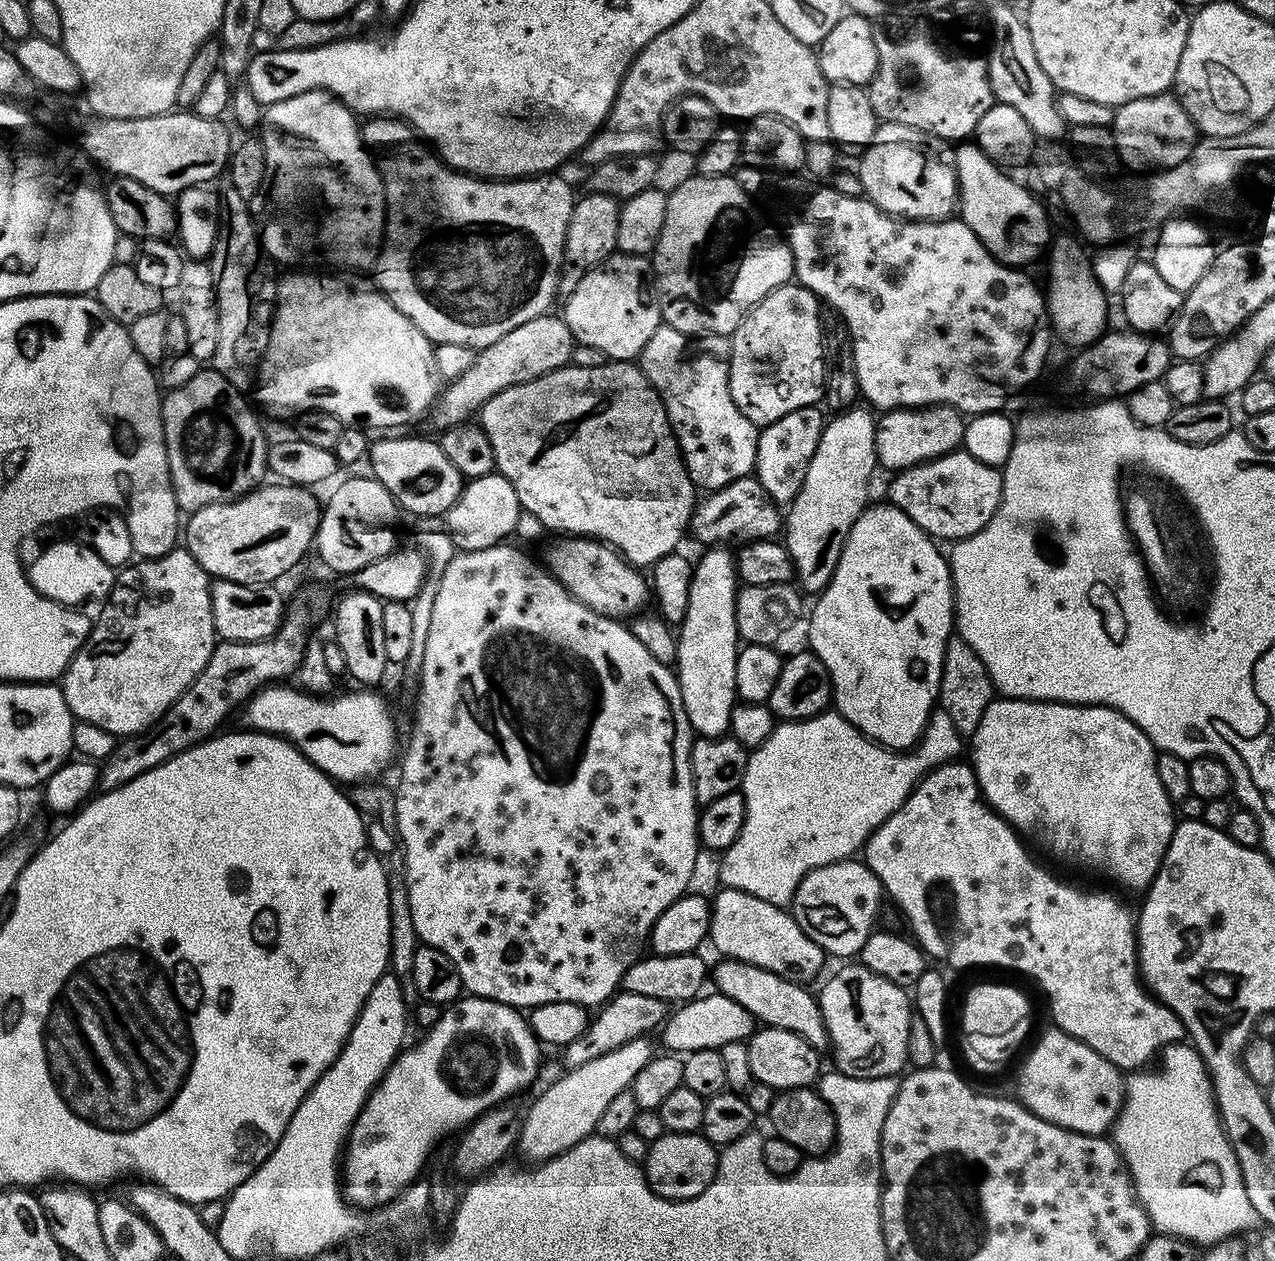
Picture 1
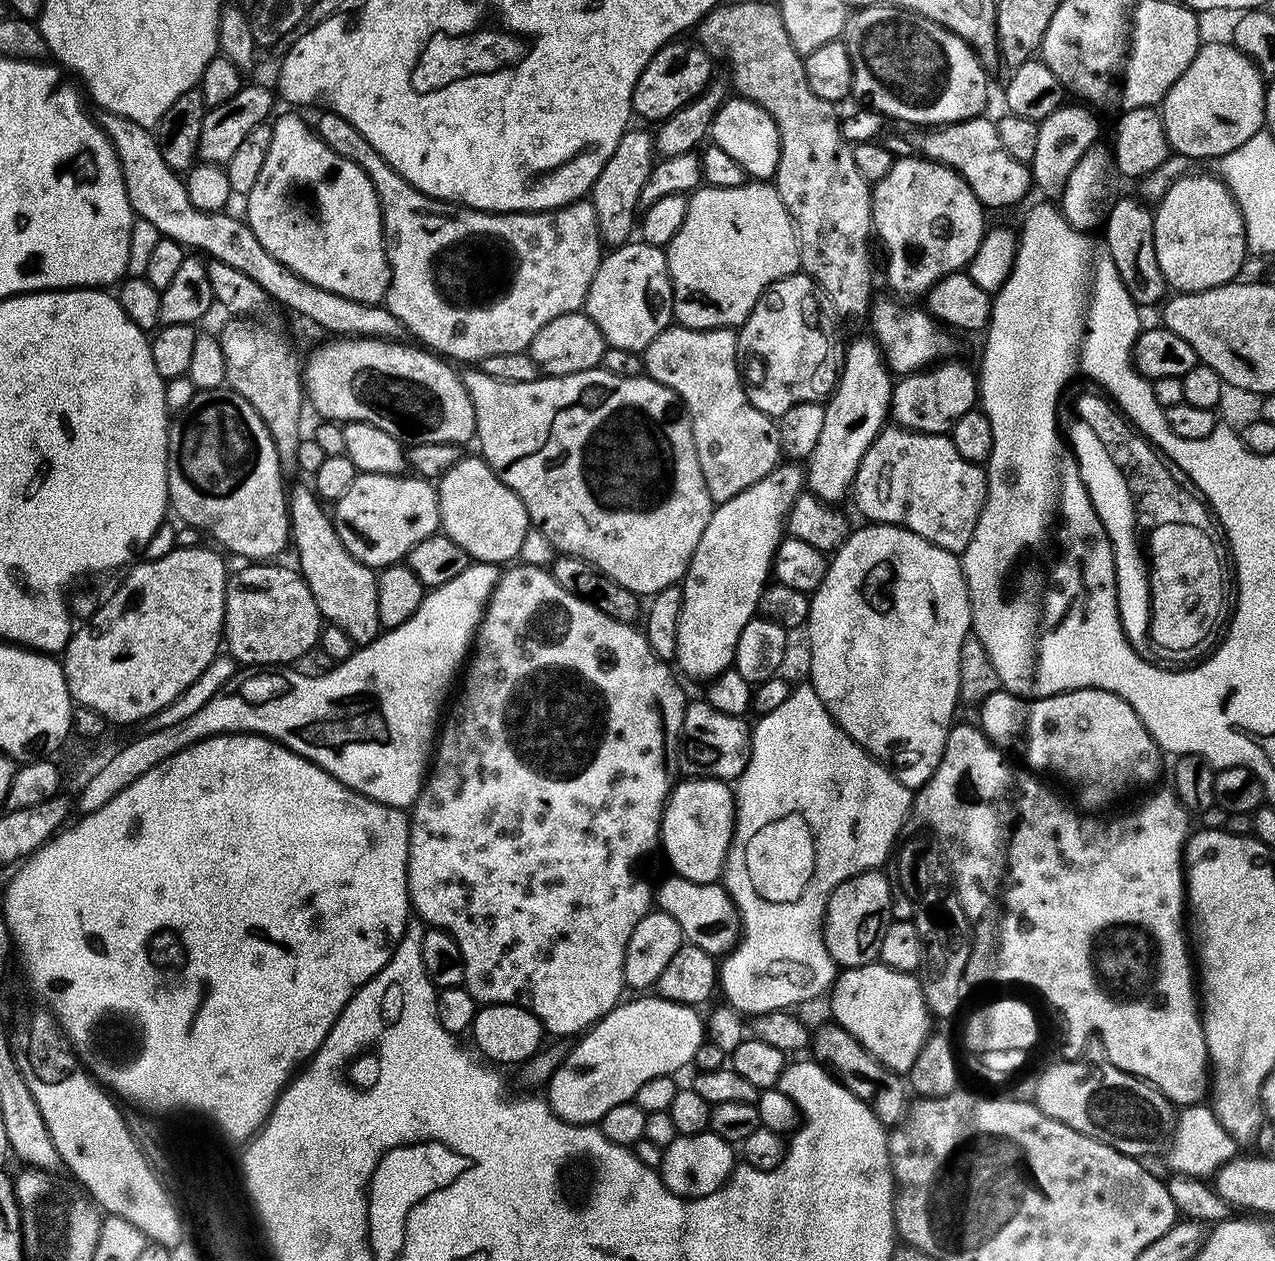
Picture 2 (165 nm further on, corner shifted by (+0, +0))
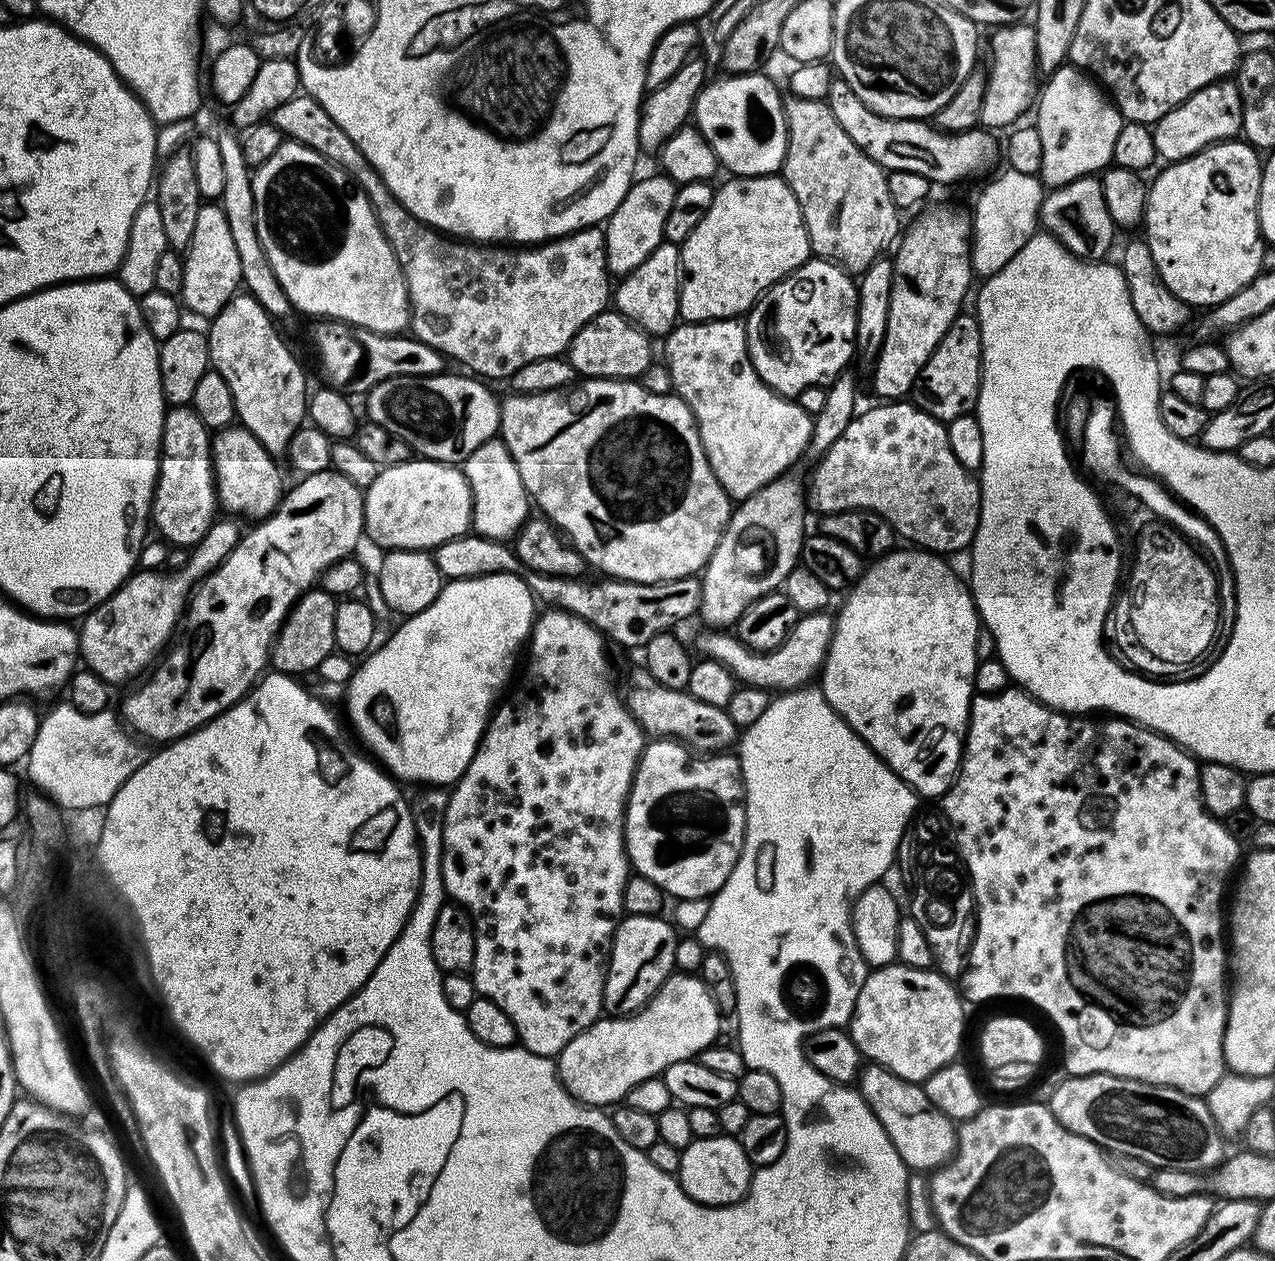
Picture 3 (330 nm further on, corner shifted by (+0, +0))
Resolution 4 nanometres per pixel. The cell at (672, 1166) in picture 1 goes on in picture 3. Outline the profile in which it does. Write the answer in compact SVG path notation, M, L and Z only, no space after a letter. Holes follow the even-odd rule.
M719 1134L693 1139L692 1144L681 1151L678 1179L691 1200L710 1208L721 1208L738 1203L748 1193L753 1171L754 1165L746 1158L739 1139L735 1135Z

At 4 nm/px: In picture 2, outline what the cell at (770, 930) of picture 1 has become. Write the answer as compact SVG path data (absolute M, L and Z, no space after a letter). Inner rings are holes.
M668 874L660 885L655 885L654 904L659 911L670 914L670 918L678 922L687 943L698 946L717 958L723 957L737 943L742 931L736 904L720 882L714 884L690 882L683 880L681 876Z

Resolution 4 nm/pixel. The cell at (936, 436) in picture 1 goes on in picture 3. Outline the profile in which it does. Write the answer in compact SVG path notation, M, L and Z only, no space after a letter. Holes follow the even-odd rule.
M961 314L957 316L952 329L944 335L942 342L938 342L938 346L934 350L934 354L930 354L926 366L922 366L916 384L910 393L911 403L941 422L975 413L980 393L981 366L980 324L975 315Z

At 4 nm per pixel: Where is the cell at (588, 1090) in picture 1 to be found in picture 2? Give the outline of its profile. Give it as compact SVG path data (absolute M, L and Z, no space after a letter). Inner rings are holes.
M656 994L641 996L644 996L641 1000L617 1004L611 1012L607 1012L593 1027L587 1029L575 1041L577 1044L567 1049L564 1060L548 1081L548 1105L552 1107L554 1115L565 1120L567 1124L595 1125L603 1120L607 1112L614 1110L614 1106L629 1103L642 1086L642 1082L650 1082L650 1078L659 1076L672 1076L679 1068L695 1061L698 1046L706 1040L706 1024L702 1016L696 1013L699 1011L686 1004L661 1000Z

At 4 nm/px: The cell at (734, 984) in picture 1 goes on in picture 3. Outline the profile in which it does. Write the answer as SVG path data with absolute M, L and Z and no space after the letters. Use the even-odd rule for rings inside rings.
M869 1063L861 1067L858 1091L874 1118L882 1122L882 1130L886 1130L890 1142L894 1142L894 1150L898 1150L904 1165L913 1173L931 1173L952 1159L956 1151L957 1125L926 1098L919 1083L898 1078L898 1074L881 1064Z

